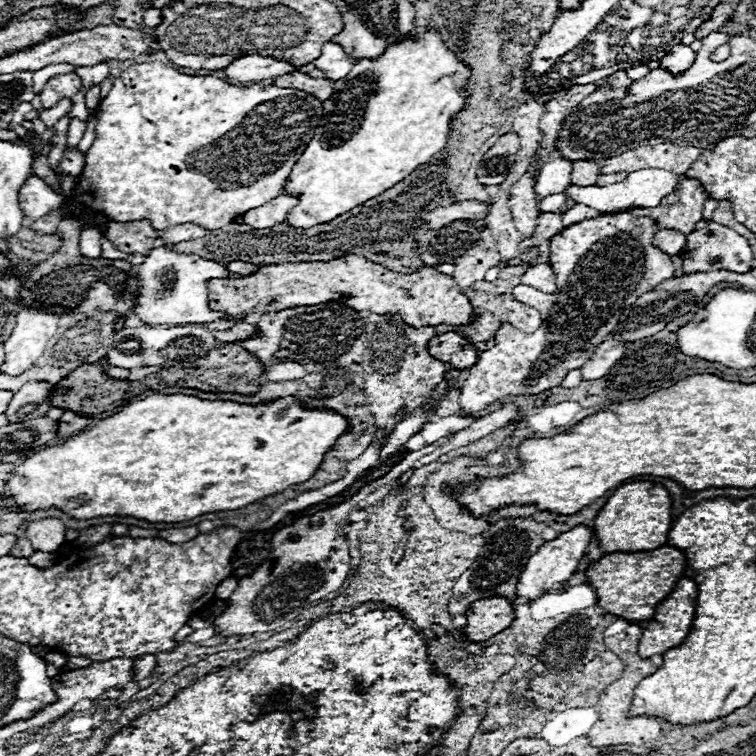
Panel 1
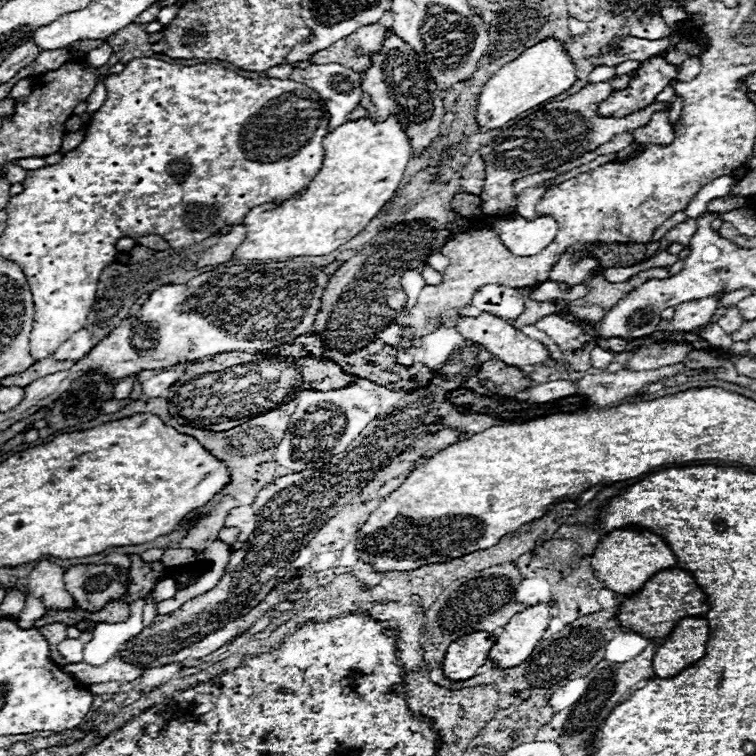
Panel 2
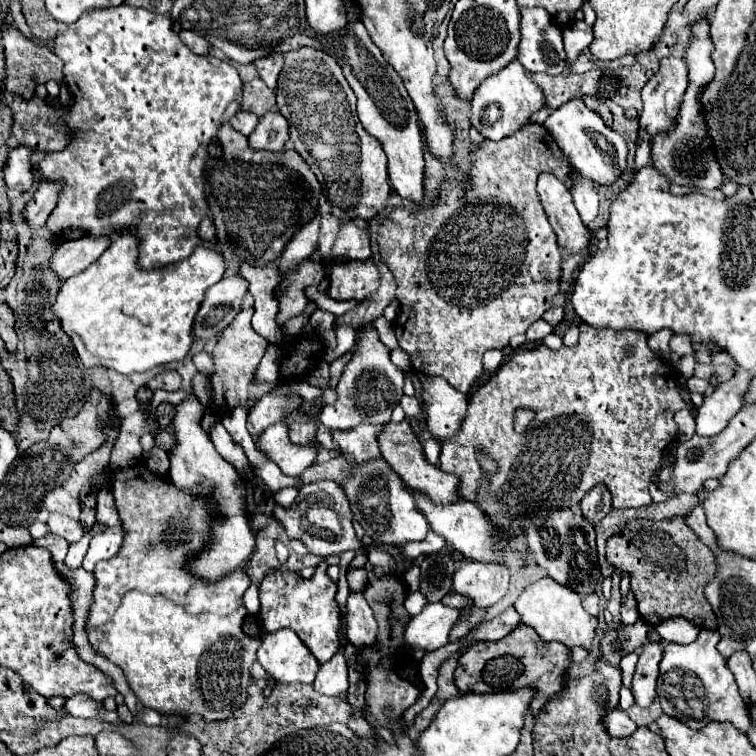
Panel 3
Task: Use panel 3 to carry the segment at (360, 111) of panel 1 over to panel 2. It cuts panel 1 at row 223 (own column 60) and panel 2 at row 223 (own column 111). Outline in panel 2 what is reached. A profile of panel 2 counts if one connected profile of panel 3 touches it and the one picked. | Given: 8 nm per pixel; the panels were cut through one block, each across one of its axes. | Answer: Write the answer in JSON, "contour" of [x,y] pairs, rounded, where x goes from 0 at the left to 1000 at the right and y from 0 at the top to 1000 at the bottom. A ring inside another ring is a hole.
{"contour":[[[516,153],[508,161],[474,156],[442,169],[439,175],[434,175],[429,185],[426,222],[421,233],[415,233],[415,238],[399,254],[384,259],[384,265],[376,265],[373,270],[347,270],[328,280],[328,286],[323,288],[328,304],[325,317],[312,328],[310,341],[376,347],[378,341],[389,339],[426,339],[442,333],[450,323],[460,320],[474,307],[479,307],[487,299],[487,294],[505,278],[505,272],[521,259],[542,209],[545,209],[542,185],[524,153]]]}

